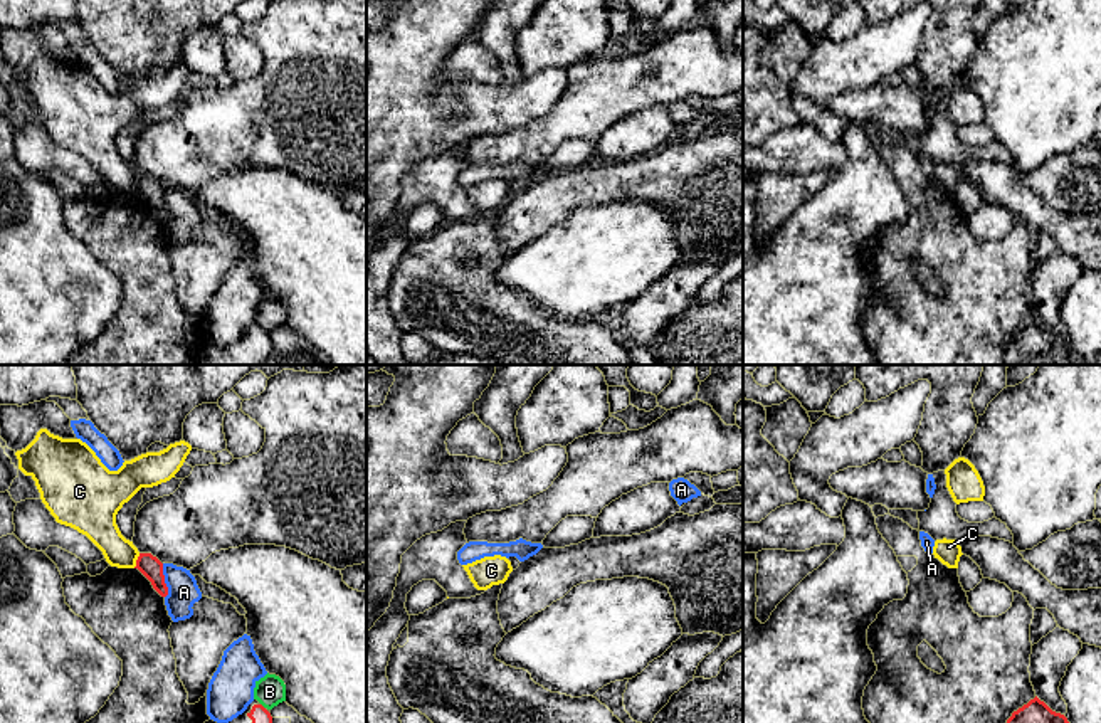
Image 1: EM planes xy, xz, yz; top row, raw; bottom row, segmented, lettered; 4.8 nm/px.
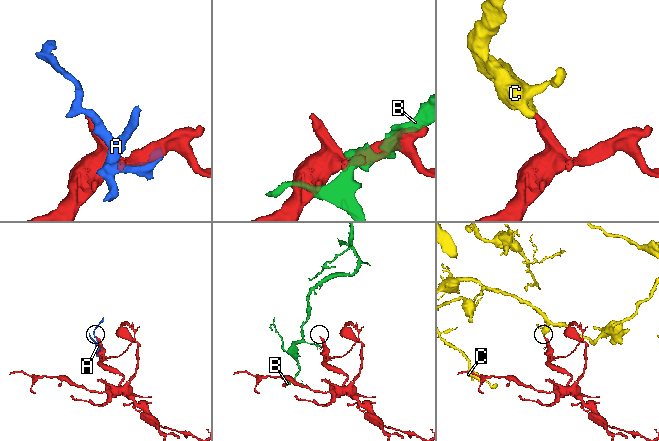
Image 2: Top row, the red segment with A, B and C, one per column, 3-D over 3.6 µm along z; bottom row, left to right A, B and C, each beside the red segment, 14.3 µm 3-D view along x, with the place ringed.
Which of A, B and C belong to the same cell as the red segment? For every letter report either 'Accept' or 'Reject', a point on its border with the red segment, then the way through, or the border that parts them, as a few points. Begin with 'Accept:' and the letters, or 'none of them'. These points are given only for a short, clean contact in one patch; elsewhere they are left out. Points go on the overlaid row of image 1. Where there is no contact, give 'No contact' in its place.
Accept: none of them
A: Reject. Touches red at xy (163, 580)
B: Reject. Touches red at xy (263, 707). Boundary: xy (261, 703), (264, 708)
C: Reject. Touches red at xy (136, 560). Boundary: xy (140, 554), (133, 567)

